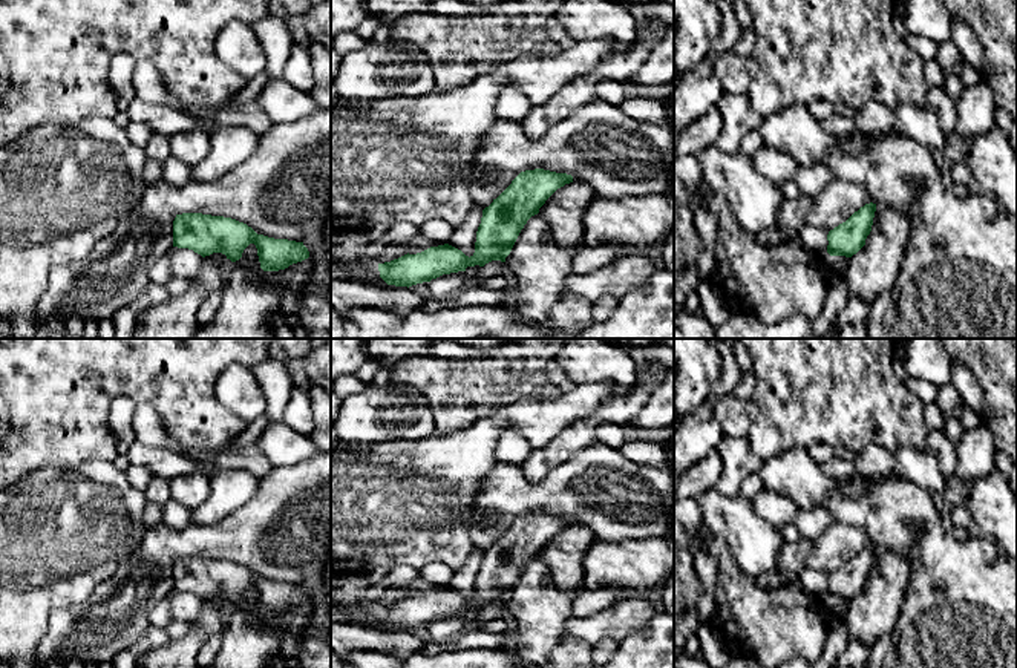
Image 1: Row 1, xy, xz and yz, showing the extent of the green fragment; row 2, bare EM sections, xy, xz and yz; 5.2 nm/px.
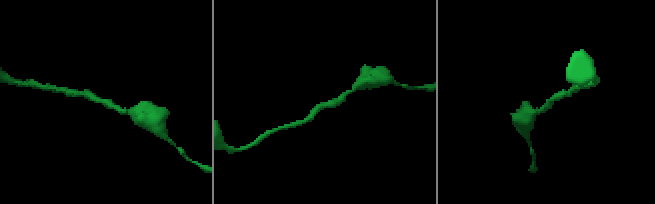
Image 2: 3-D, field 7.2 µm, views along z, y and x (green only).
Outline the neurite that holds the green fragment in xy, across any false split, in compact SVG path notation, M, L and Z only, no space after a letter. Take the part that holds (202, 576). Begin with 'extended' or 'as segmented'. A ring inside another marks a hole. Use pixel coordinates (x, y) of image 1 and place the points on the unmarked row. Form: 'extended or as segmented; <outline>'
as segmented; M182 556L173 564L173 590L193 593L202 601L222 596L236 605L250 587L256 588L263 614L285 613L309 601L303 585L257 578L247 567L231 561Z

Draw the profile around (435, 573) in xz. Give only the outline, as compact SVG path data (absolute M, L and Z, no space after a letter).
M432 562L418 570L418 578L435 587L444 588L449 585L453 573L455 571L452 571L447 565L441 562Z

